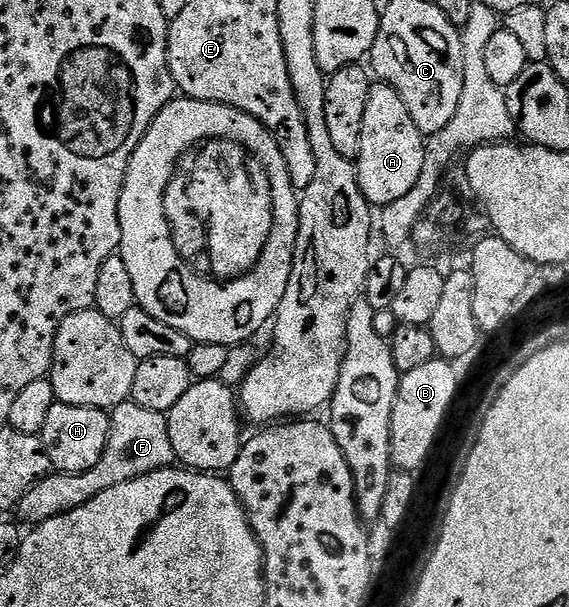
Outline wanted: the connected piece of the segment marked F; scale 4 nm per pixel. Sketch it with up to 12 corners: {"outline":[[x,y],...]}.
{"outline":[[129,399],[111,410],[102,459],[26,491],[38,526],[176,461],[165,414]]}

